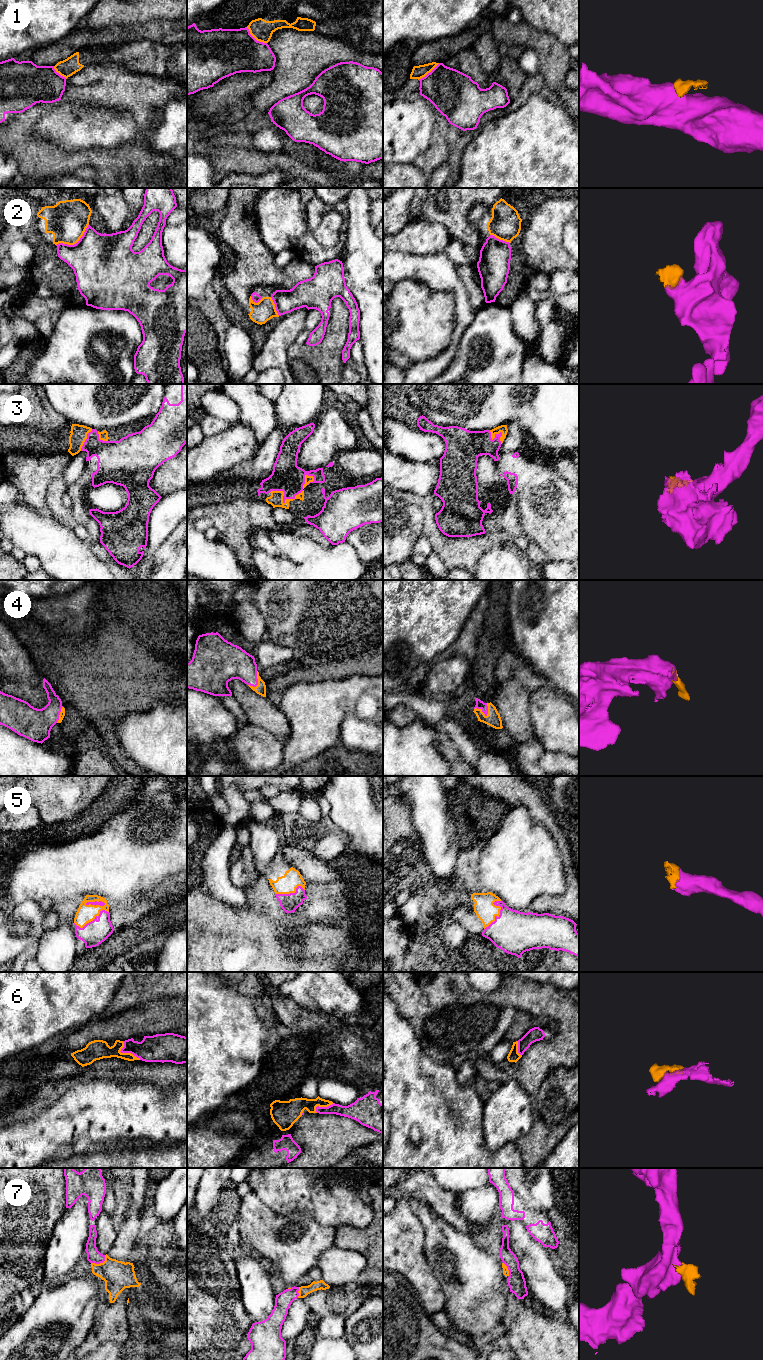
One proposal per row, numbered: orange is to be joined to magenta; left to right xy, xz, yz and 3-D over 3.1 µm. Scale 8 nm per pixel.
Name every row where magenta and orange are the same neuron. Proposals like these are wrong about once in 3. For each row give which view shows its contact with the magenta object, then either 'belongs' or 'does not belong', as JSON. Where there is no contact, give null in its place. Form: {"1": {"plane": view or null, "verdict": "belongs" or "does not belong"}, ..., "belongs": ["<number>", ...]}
{"1": {"plane": "xz", "verdict": "does not belong"}, "2": {"plane": "xy", "verdict": "does not belong"}, "3": {"plane": "xz", "verdict": "does not belong"}, "4": {"plane": "yz", "verdict": "belongs"}, "5": {"plane": "yz", "verdict": "belongs"}, "6": {"plane": "xy", "verdict": "belongs"}, "7": {"plane": "xy", "verdict": "belongs"}, "belongs": ["4", "5", "6", "7"]}

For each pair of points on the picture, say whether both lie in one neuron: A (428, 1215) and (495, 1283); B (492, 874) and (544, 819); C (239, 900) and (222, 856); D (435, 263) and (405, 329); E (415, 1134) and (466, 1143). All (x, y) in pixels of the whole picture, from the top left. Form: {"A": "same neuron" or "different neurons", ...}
{"A": "same neuron", "B": "different neurons", "C": "same neuron", "D": "different neurons", "E": "different neurons"}

